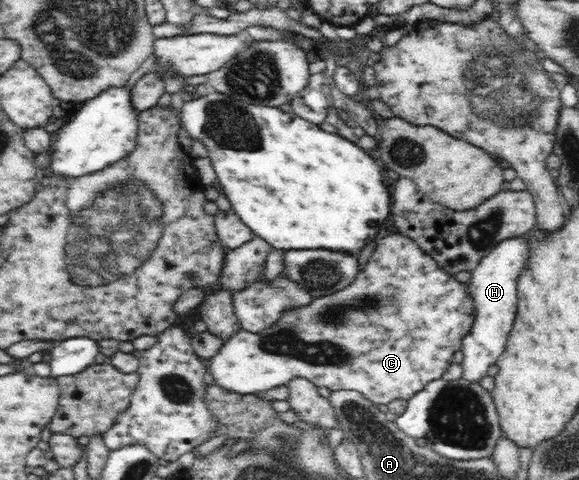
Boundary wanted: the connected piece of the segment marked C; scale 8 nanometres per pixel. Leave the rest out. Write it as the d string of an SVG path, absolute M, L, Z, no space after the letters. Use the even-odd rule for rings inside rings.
M397 232L397 233L392 233L392 234L389 234L389 235L387 235L387 236L384 236L384 237L382 237L382 238L380 238L380 239L378 239L378 240L377 240L377 241L376 241L376 244L375 244L375 247L374 247L374 249L373 249L373 252L372 252L372 254L371 254L371 256L370 256L370 258L369 258L369 259L368 259L368 262L367 262L367 264L366 264L366 266L365 266L365 268L364 268L364 269L362 269L362 270L361 270L361 271L360 271L360 274L357 274L357 275L356 275L356 276L355 276L355 279L354 279L354 280L353 280L353 282L352 282L352 283L350 283L350 284L349 284L349 285L348 285L348 286L345 286L345 287L344 287L344 288L341 288L341 290L340 290L340 291L339 291L339 290L335 290L335 291L332 291L332 292L331 292L331 293L328 293L328 294L327 294L327 295L322 295L322 296L317 296L317 297L313 297L313 298L312 298L312 300L311 300L311 301L310 301L310 302L309 302L309 303L306 303L306 304L305 304L305 306L298 306L298 307L286 307L286 308L285 308L285 310L284 310L284 311L282 311L282 312L281 312L281 314L280 314L280 318L278 318L278 319L276 319L276 320L275 320L275 321L274 321L274 324L272 324L272 326L270 326L270 328L266 328L266 329L264 329L264 330L261 330L261 332L260 332L260 333L254 333L254 332L247 332L247 331L246 331L246 330L242 330L242 329L240 329L240 330L239 330L239 332L238 332L238 333L236 333L236 334L235 334L235 336L232 336L232 337L231 337L231 338L230 338L230 340L228 340L228 341L226 341L226 342L225 342L225 344L224 344L224 345L223 345L223 346L222 346L222 348L220 348L220 350L219 350L219 352L218 352L218 355L217 355L217 356L214 356L214 358L212 358L212 359L211 359L211 360L210 360L210 369L209 369L209 373L210 373L210 374L212 374L212 376L213 376L213 377L214 377L214 378L216 378L216 382L218 382L218 384L220 384L220 387L221 387L221 388L224 388L224 389L226 389L226 390L227 390L227 391L230 391L230 392L236 392L236 393L237 393L237 394L239 394L239 395L256 395L256 393L258 393L258 392L260 392L260 393L264 393L264 392L266 392L266 391L270 391L270 390L271 390L271 389L272 389L272 388L279 388L279 387L282 387L282 386L285 386L285 385L286 385L286 386L287 386L287 385L288 385L288 384L289 384L289 383L288 383L288 382L290 382L290 380L292 380L292 379L294 379L294 378L305 378L305 379L306 379L306 380L309 380L309 381L310 381L310 382L311 382L311 383L312 383L312 384L314 384L314 386L316 386L316 387L317 387L317 388L318 388L318 387L323 387L323 388L326 388L326 389L329 389L329 390L330 390L330 391L331 391L331 392L332 392L332 391L338 391L338 390L342 390L342 391L344 391L344 390L346 390L346 391L348 391L348 390L350 390L350 391L355 391L355 392L358 392L358 393L359 393L359 394L362 394L362 395L363 395L363 396L364 396L364 398L366 398L366 400L368 400L368 401L370 401L370 402L372 402L372 403L374 403L374 405L376 405L376 406L379 406L379 405L388 405L388 404L389 404L389 403L390 403L390 402L393 402L393 401L394 401L394 400L399 400L399 399L401 399L401 400L404 400L404 401L406 401L406 402L407 402L407 401L408 401L408 400L409 400L409 399L410 399L410 398L412 398L412 396L415 396L415 395L416 395L416 394L417 394L417 393L418 393L418 392L421 392L421 391L422 391L422 390L424 390L424 388L425 388L425 387L426 387L426 386L427 386L427 384L428 384L428 383L430 383L430 382L431 382L431 381L433 381L433 380L436 380L436 379L440 379L440 378L442 378L442 376L443 376L443 374L444 374L444 373L445 373L445 372L446 372L446 371L447 371L447 370L448 370L448 368L449 368L449 367L450 367L450 366L451 366L451 365L452 365L452 364L453 364L453 356L454 356L454 354L456 354L456 352L458 352L458 351L459 351L459 350L462 350L462 340L463 340L463 339L464 339L464 338L465 338L465 337L466 337L466 336L467 336L467 335L468 335L468 334L469 334L469 333L470 333L470 329L472 329L472 328L473 328L473 327L474 327L474 324L475 324L475 322L474 322L474 316L475 316L475 314L474 314L474 299L472 299L472 298L470 298L470 289L468 289L468 286L467 286L467 283L466 283L466 282L461 282L461 281L460 281L460 280L458 280L458 278L457 278L457 277L456 277L456 275L455 275L455 274L451 274L451 275L450 275L450 274L448 274L448 272L446 272L446 271L444 271L444 270L442 270L442 268L440 268L440 266L438 266L438 263L437 263L437 262L436 262L436 261L435 261L435 260L434 260L434 259L433 259L433 258L432 258L432 257L431 257L431 256L430 256L430 255L429 255L429 254L426 254L426 252L423 252L423 250L422 250L422 249L420 249L420 247L419 247L419 246L418 246L418 245L417 245L417 244L416 244L416 242L415 242L415 241L414 241L414 240L412 240L412 239L411 239L411 238L410 238L410 237L406 237L406 235L403 235L403 234L402 234L402 233L400 233L400 232ZM438 298L444 298L444 302L446 302L446 306L436 306L436 304L434 304L434 302L438 302Z

